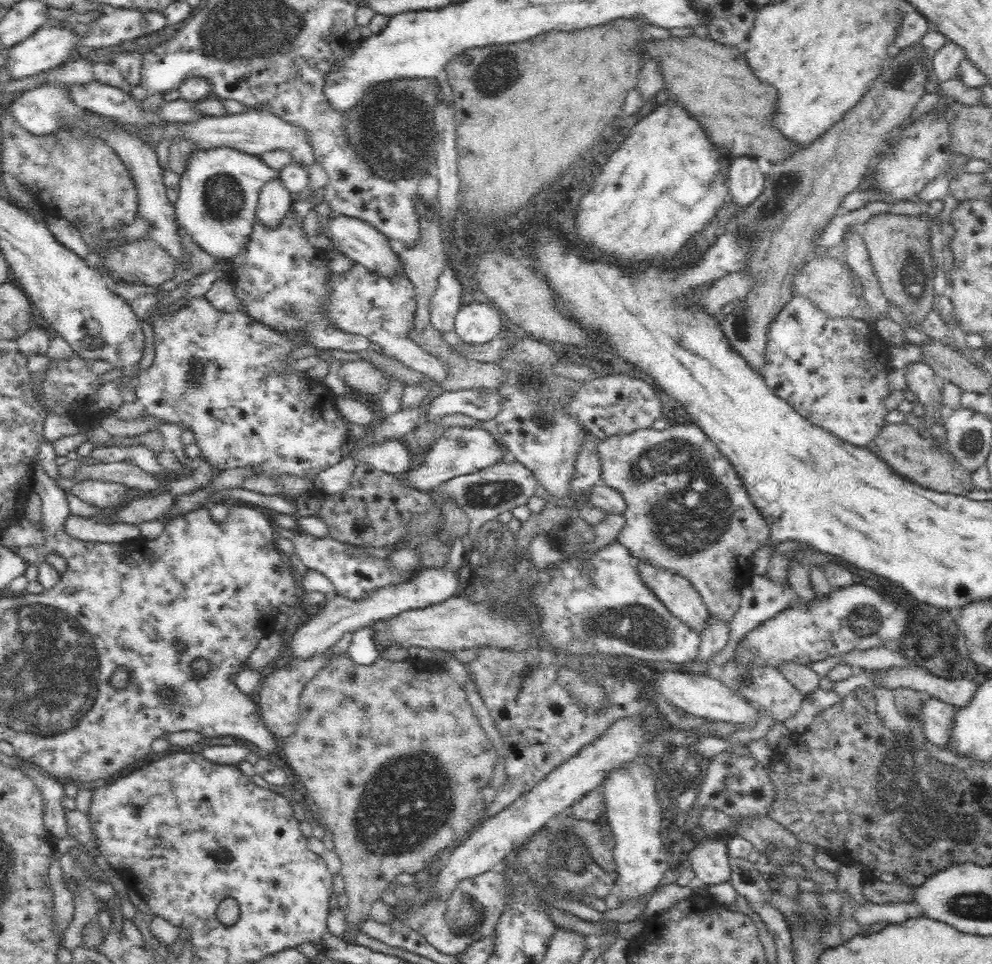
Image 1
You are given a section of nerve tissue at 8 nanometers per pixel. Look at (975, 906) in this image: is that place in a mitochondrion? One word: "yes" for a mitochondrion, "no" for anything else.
yes

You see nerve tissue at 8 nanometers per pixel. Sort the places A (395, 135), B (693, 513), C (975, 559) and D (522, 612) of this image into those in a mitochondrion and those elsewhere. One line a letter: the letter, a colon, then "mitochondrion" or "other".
A: mitochondrion
B: mitochondrion
C: other
D: other

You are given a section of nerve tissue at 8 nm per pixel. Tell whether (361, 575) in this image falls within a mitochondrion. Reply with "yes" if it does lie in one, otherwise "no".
no

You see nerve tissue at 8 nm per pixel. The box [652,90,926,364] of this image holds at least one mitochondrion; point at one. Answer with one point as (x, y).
(775, 204)

